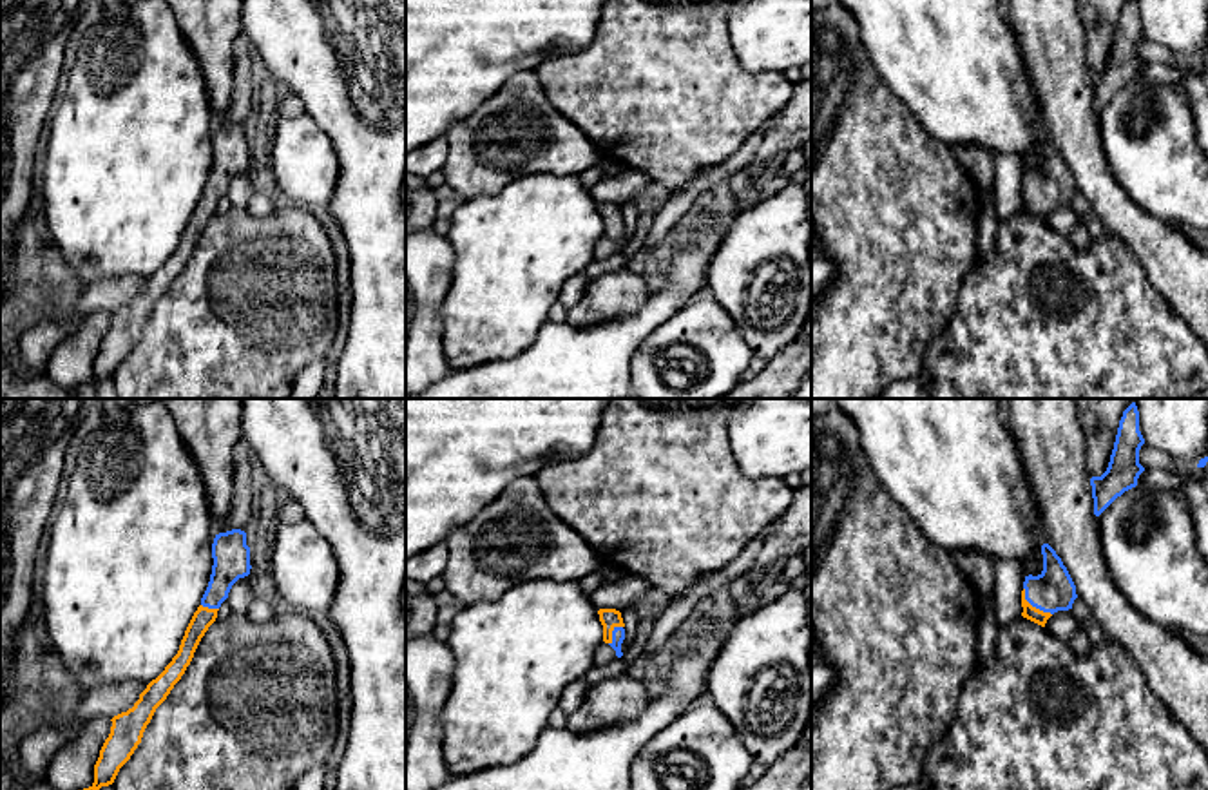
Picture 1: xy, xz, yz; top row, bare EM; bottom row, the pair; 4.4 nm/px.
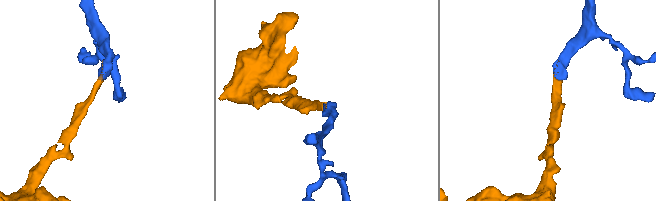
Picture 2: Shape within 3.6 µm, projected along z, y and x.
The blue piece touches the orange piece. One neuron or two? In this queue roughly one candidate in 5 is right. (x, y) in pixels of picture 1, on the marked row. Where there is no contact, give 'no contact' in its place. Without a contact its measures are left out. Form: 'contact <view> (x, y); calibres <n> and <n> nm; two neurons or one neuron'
contact yz (1033, 606); calibres 190 and 70 nm; one neuron

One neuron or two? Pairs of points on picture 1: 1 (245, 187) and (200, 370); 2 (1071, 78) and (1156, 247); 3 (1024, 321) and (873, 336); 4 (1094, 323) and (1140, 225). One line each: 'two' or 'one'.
1: two
2: one
3: two
4: two

